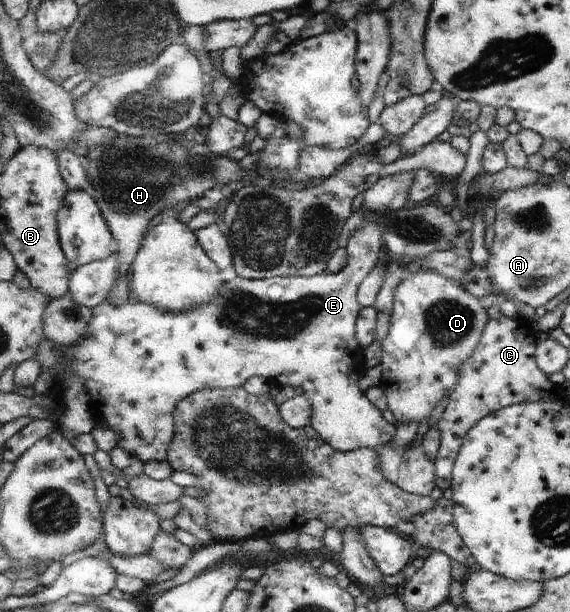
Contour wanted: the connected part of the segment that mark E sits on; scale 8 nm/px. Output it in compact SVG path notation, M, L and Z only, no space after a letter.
M373 221L366 222L364 228L358 228L356 232L352 234L349 239L349 244L346 246L346 250L350 252L348 258L348 265L342 272L328 274L323 273L312 277L271 277L268 279L244 279L236 276L233 280L226 282L222 293L218 298L214 298L210 304L202 304L202 306L194 306L190 310L184 310L180 314L176 312L170 312L170 310L162 310L160 306L152 306L152 304L145 304L137 302L134 304L124 304L124 306L114 306L110 300L104 300L102 304L99 304L94 308L94 318L90 320L90 326L88 334L86 334L86 340L82 342L80 346L74 346L74 348L60 348L60 346L54 346L54 342L50 342L46 339L46 342L42 344L41 350L38 350L37 358L42 364L42 370L44 372L50 372L50 374L56 374L59 379L64 372L64 362L70 364L74 374L79 375L85 380L84 385L88 391L90 405L92 408L92 415L95 425L104 425L111 429L117 440L117 446L126 450L126 452L132 454L134 457L143 463L156 461L167 461L169 457L170 444L174 442L174 431L176 427L176 420L174 420L174 414L177 412L178 405L184 401L184 398L192 396L202 390L228 390L234 388L244 387L246 382L249 382L250 378L260 376L266 378L272 386L282 388L285 386L291 386L296 389L300 387L302 389L305 398L308 398L310 406L312 406L312 418L310 418L310 426L314 428L321 435L321 438L328 442L335 450L340 451L355 451L363 447L367 448L382 448L393 441L394 436L397 434L397 424L390 424L384 420L382 411L380 411L368 398L365 392L360 390L358 386L358 380L366 374L368 368L366 368L366 358L364 358L364 348L356 342L356 320L360 316L360 310L363 307L358 302L358 290L360 290L360 284L366 280L366 276L383 261L383 252L385 250L385 243L382 237L382 230L380 226Z

